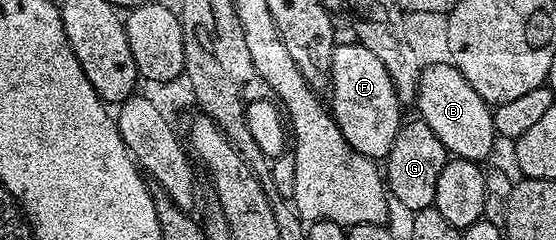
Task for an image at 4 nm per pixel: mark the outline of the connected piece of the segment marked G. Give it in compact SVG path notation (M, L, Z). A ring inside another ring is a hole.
M422 120L404 121L393 140L393 148L389 148L385 159L385 185L390 197L401 200L413 212L434 206L437 180L449 160L445 144L437 140L437 132L429 128Z

